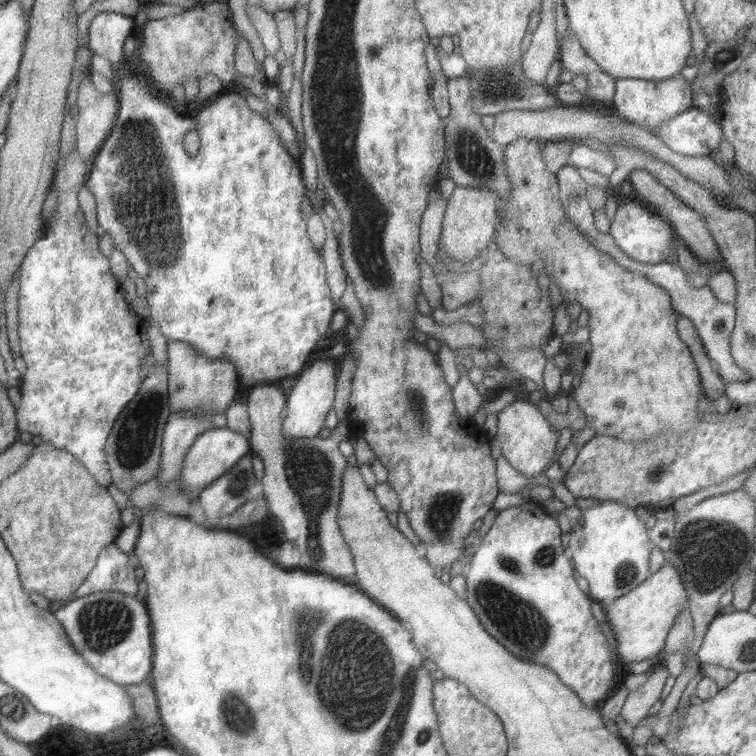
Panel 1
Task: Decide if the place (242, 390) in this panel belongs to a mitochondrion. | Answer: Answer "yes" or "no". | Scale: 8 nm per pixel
no

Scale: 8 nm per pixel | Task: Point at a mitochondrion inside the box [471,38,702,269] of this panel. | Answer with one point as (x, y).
(504, 88)

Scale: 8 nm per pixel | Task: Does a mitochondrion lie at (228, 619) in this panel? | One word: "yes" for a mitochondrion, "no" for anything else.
no

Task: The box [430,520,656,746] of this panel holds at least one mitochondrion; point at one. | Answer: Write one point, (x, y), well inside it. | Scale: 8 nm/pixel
(525, 625)

